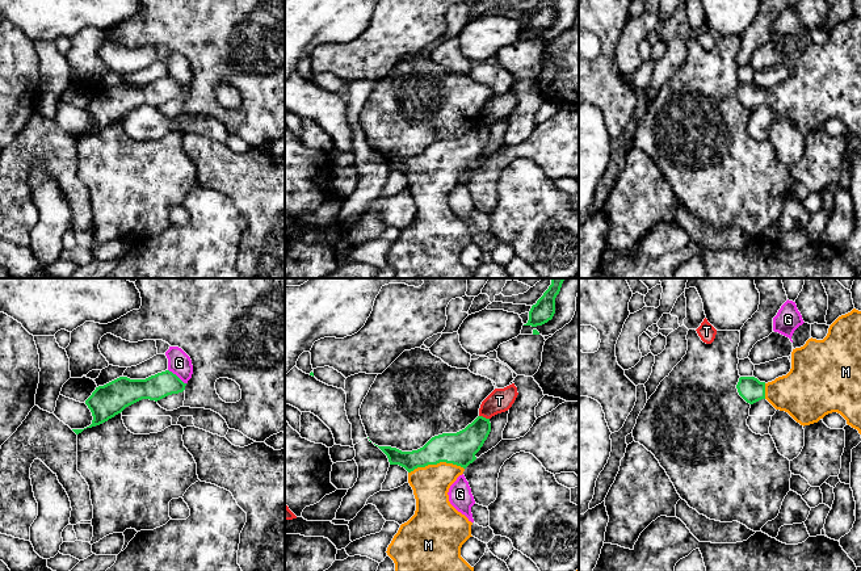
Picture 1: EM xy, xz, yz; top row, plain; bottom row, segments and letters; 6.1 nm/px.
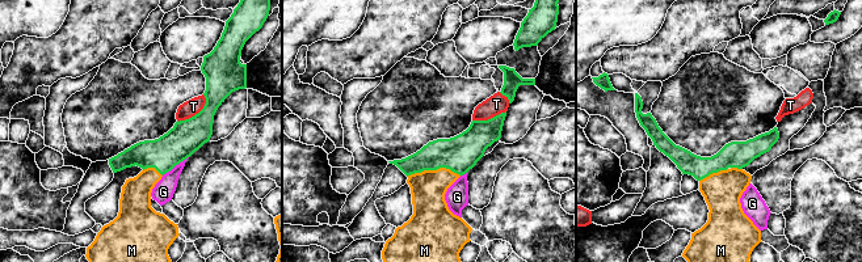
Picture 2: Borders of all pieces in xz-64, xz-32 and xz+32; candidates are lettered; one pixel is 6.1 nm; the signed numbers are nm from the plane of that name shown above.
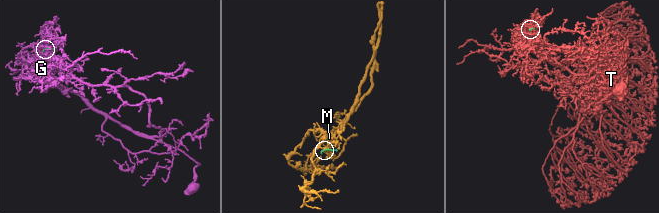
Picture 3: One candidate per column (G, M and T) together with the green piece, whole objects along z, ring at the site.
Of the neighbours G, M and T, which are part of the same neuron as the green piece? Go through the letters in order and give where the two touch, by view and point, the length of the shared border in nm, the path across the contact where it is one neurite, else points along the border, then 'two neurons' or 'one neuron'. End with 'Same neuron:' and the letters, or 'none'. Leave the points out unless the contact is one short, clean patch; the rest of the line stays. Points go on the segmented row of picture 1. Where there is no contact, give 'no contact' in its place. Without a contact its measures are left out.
G: contact xy (176, 376); length 140 nm; border xy (168, 369), (185, 383); two neurons
M: contact xz (436, 464); length 340 nm; way xz (460, 448), (436, 464), (431, 471), (431, 485); one neuron
T: contact xz (484, 418); length 70 nm; border xz (479, 415), (488, 419); two neurons
Same neuron: M

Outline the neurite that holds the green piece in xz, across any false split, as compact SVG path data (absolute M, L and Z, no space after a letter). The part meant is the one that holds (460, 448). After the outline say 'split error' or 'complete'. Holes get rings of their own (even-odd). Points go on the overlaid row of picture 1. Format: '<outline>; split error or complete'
M478 416L457 433L432 437L423 448L402 452L391 446L378 446L390 465L399 465L408 471L408 483L416 499L415 515L400 525L387 547L387 555L395 563L395 571L474 571L462 557L461 547L471 536L472 522L449 501L449 488L472 463L491 432L490 419Z; split error

